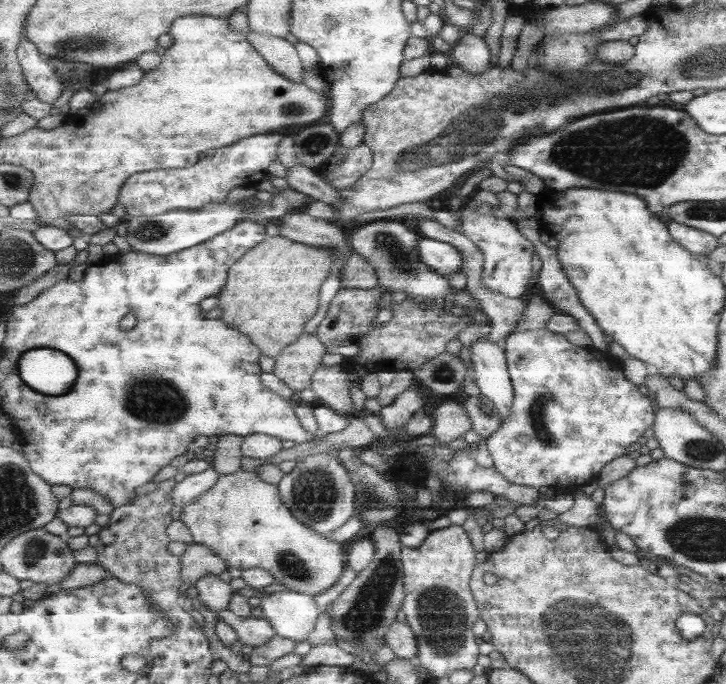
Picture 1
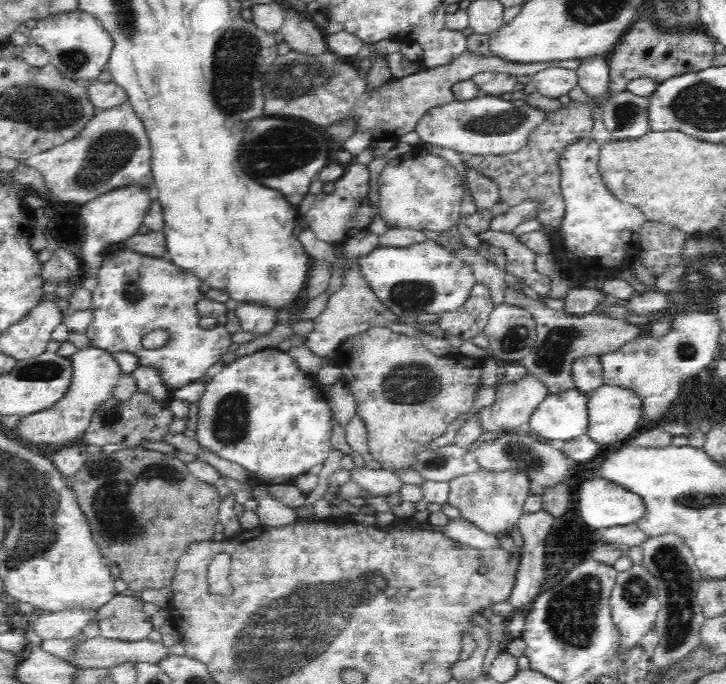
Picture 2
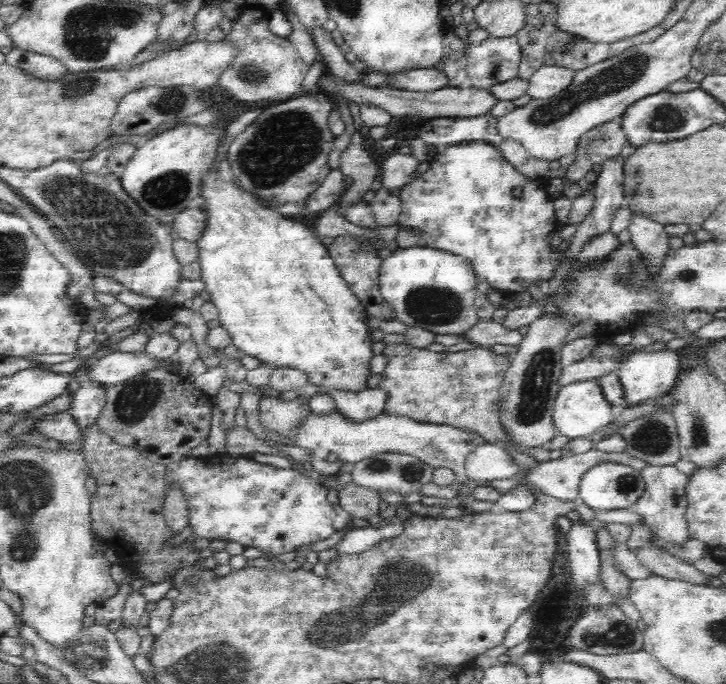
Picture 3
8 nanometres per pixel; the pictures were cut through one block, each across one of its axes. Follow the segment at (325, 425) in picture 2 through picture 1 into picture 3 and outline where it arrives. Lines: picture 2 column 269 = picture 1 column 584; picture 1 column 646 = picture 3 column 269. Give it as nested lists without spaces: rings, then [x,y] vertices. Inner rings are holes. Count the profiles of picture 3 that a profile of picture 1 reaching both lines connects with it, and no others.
[[[271,395],[259,402],[262,425],[280,435],[290,435],[310,414],[308,405],[300,397],[284,402],[280,397]]]

